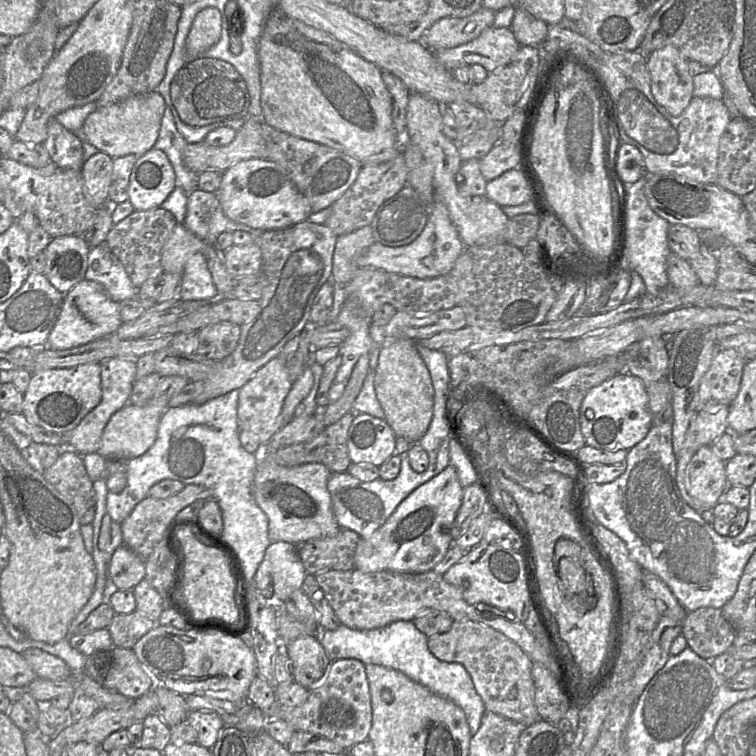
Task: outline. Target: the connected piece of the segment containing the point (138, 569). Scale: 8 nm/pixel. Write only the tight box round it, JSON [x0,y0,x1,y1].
[108,544,146,590]

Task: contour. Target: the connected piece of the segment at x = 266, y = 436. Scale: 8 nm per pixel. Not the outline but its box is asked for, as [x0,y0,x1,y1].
[238,357,293,448]

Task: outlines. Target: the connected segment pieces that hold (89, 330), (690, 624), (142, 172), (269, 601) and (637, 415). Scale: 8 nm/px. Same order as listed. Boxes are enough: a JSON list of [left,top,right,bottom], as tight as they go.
[[46,279,122,350],[681,607,737,660],[128,148,176,210],[254,543,306,607],[579,373,653,450]]

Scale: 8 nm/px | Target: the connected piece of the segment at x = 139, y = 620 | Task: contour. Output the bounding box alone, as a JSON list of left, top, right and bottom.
[108,611,157,649]

